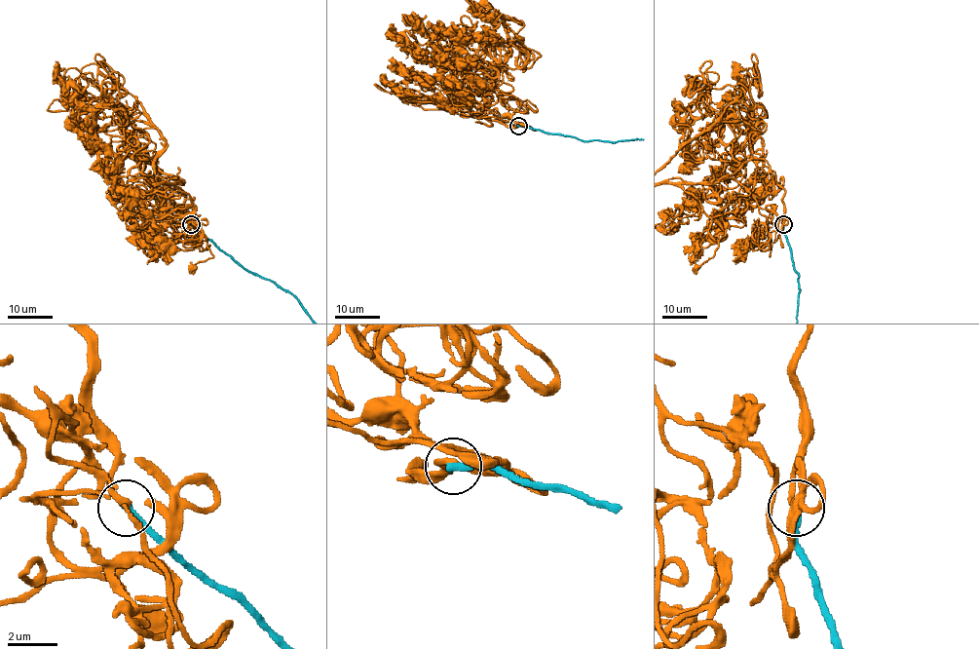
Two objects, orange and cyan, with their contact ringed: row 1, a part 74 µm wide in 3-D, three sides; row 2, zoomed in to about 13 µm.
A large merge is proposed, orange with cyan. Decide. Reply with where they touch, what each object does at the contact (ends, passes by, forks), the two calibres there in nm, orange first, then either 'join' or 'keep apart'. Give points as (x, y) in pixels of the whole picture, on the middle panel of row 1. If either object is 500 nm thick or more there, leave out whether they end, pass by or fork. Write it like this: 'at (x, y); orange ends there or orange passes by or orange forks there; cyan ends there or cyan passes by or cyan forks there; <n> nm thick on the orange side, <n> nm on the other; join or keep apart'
at (518, 126); orange ends there; cyan ends there; 240 nm thick on the orange side, 320 nm on the other; keep apart

